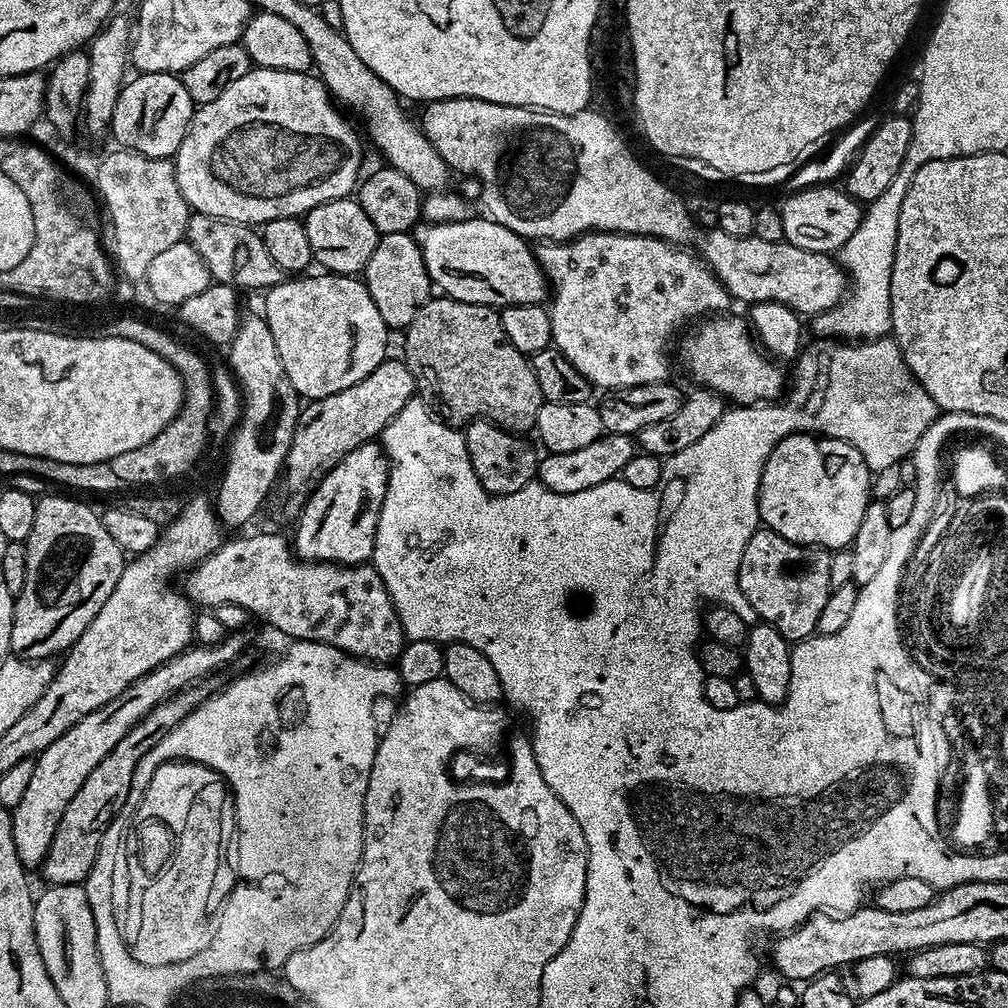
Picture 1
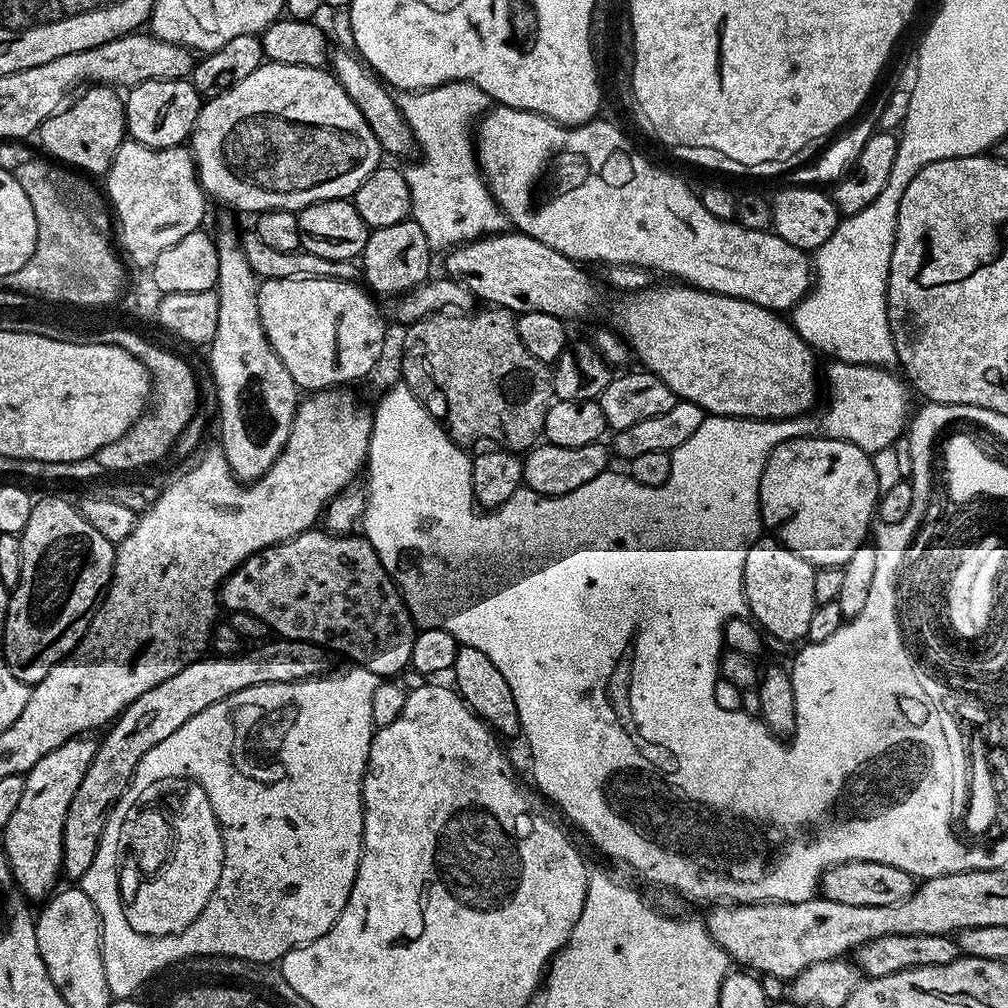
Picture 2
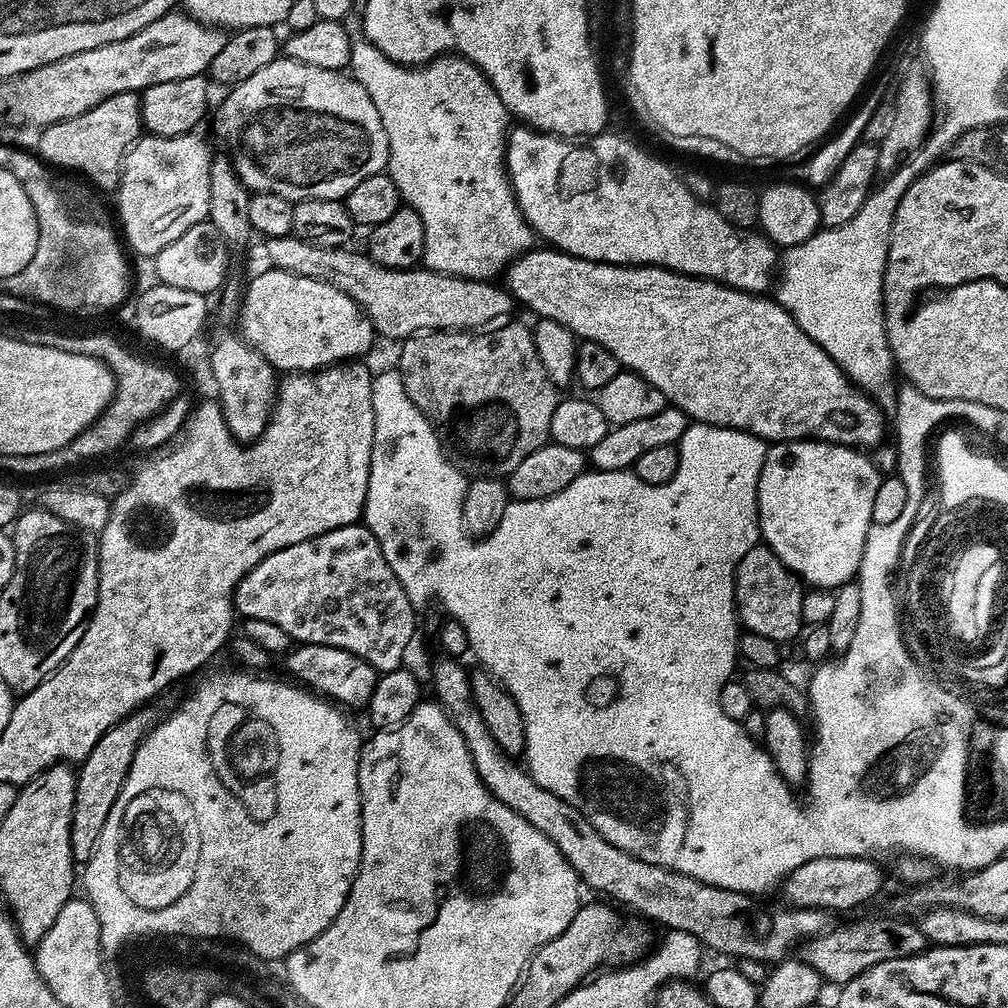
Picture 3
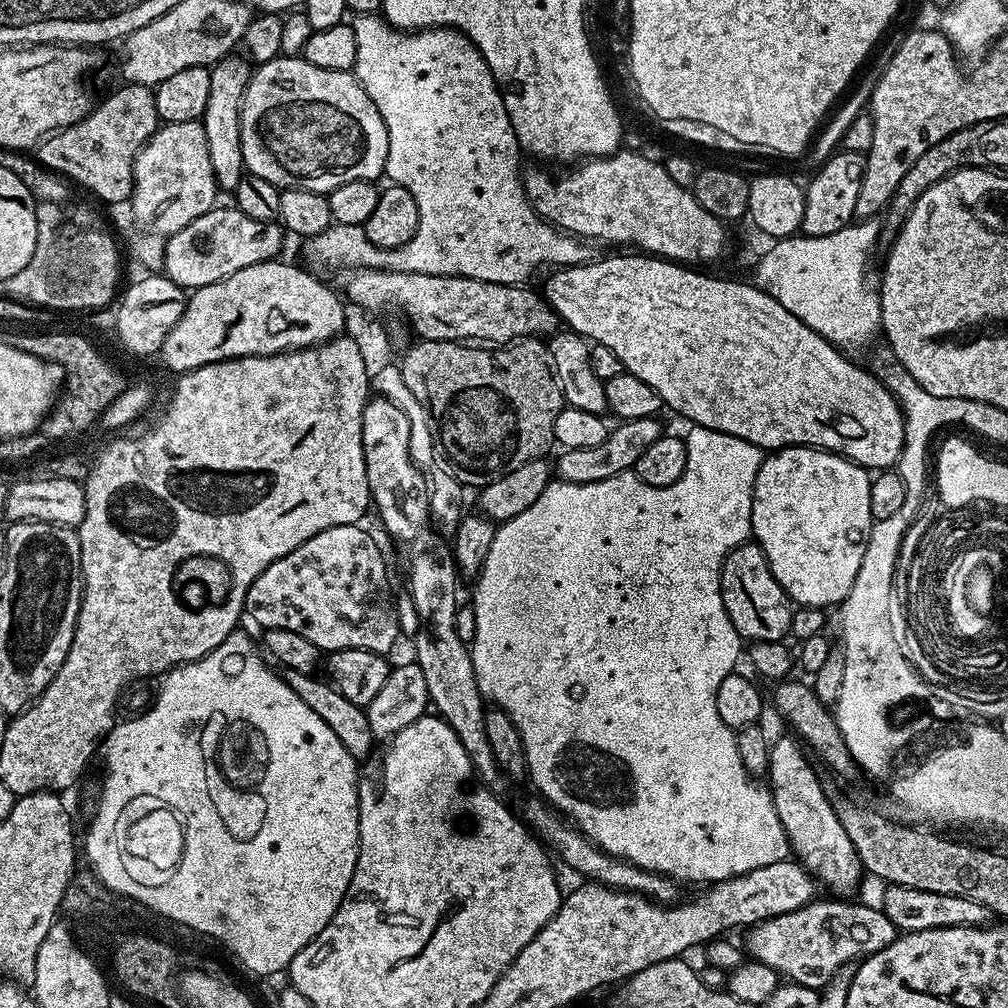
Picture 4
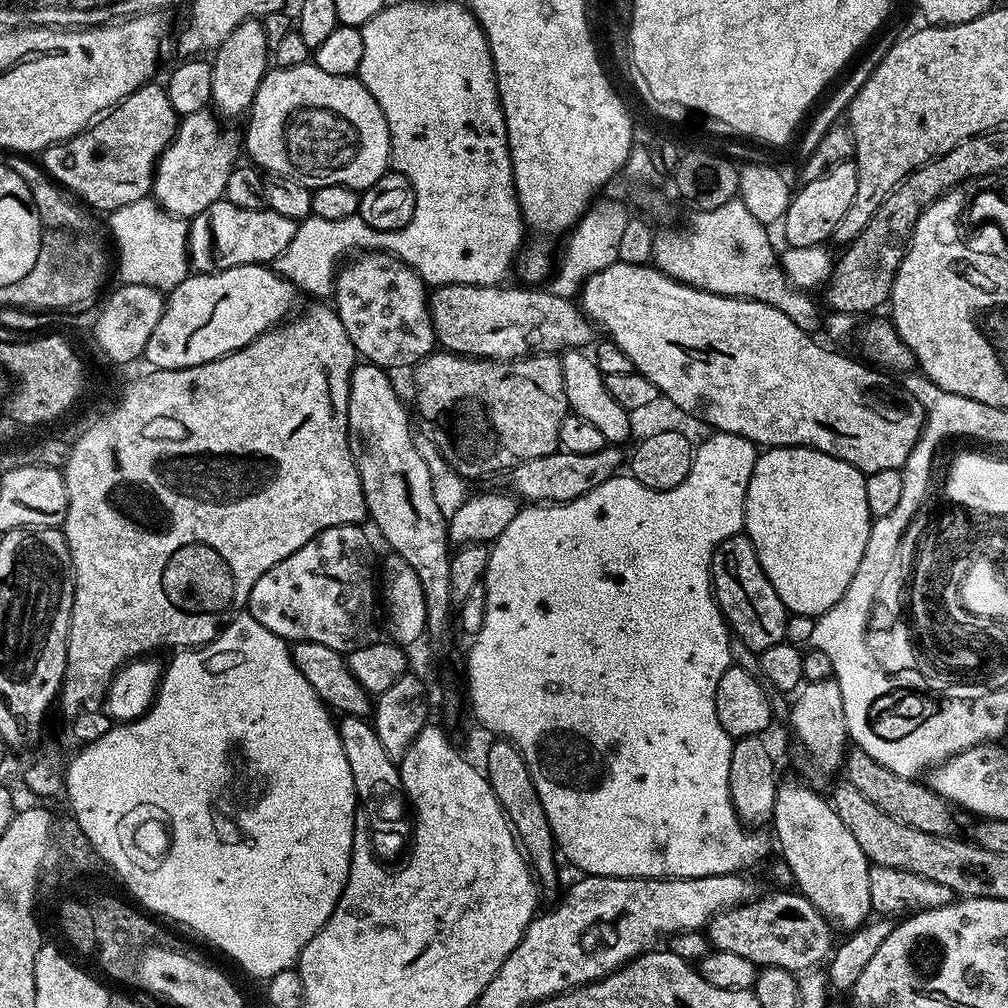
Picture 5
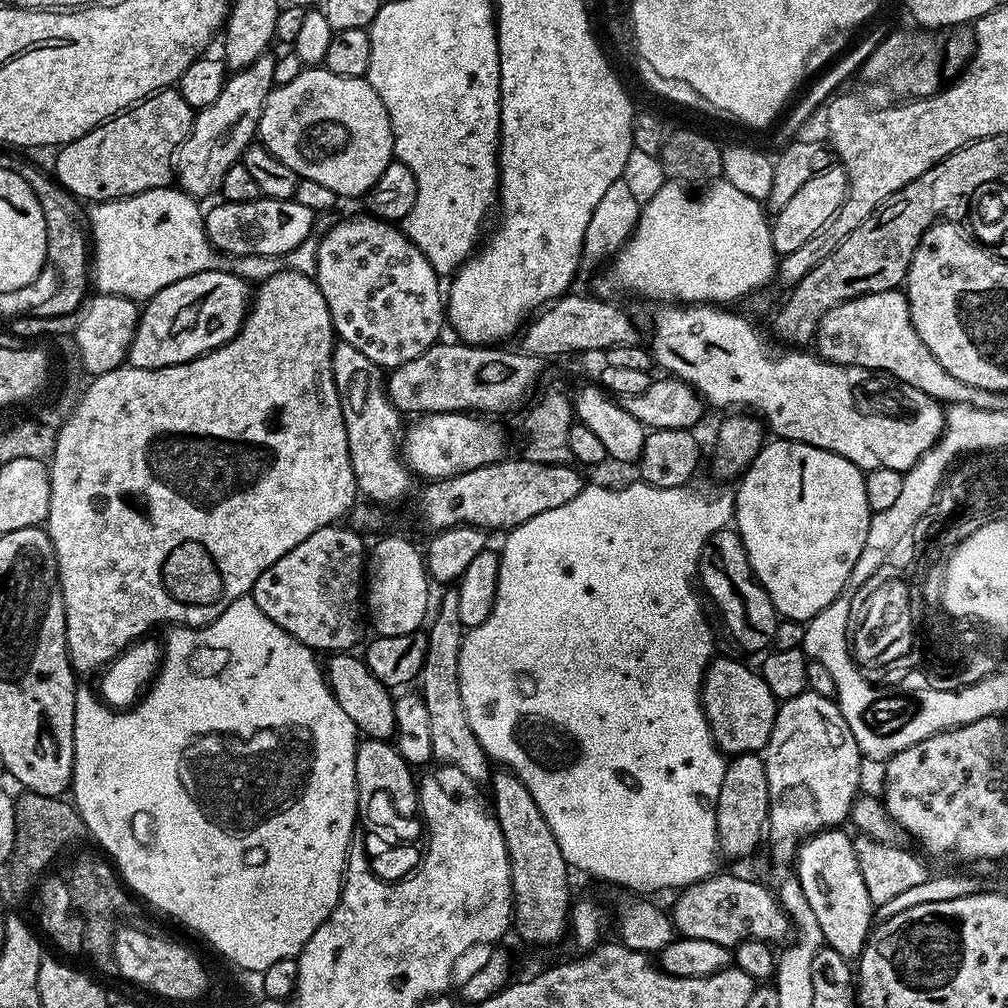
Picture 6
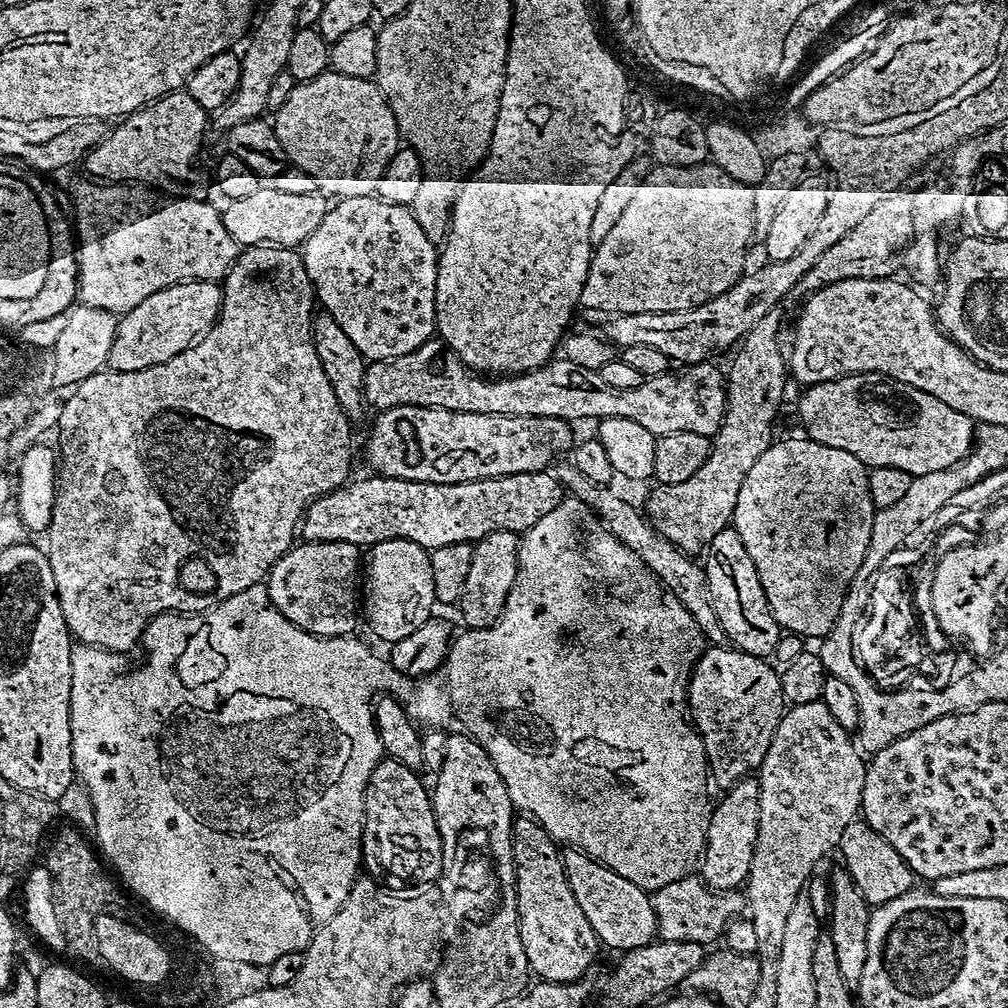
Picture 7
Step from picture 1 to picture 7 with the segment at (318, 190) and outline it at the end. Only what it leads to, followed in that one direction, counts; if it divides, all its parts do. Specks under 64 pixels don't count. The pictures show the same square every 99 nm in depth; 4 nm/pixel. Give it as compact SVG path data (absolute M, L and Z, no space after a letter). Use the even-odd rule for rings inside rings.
M331 70L313 80L297 83L296 88L290 90L290 98L286 98L286 102L275 109L274 116L278 142L282 142L282 150L286 150L289 165L310 174L325 193L336 198L373 195L387 163L402 144L400 128L388 100L375 83Z

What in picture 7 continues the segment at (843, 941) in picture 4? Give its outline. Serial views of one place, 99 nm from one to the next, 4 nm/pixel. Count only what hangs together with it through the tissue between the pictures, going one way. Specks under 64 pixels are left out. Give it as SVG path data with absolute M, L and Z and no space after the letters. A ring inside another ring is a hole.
M696 874L666 882L666 886L651 893L651 898L656 919L656 935L659 939L670 942L689 940L705 946L711 945L711 940L719 941L724 935L724 927L731 920L737 919L742 912L742 896L739 891L714 892Z

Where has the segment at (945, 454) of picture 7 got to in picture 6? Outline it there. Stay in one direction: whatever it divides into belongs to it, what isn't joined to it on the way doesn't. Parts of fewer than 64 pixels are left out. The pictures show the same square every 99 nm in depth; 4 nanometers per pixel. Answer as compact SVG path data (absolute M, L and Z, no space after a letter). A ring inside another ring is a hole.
M660 306L657 308L660 309L652 316L652 344L650 343L650 351L653 361L659 367L661 364L665 368L663 371L667 375L675 376L676 379L689 384L711 407L713 404L716 408L728 408L724 410L747 410L749 413L755 414L763 421L767 431L773 437L782 440L793 440L799 444L809 444L815 448L833 452L850 462L854 462L854 466L858 466L861 470L889 468L890 470L898 470L905 473L916 465L918 458L922 454L926 454L926 450L930 450L938 443L940 436L944 433L946 412L940 401L922 394L922 390L914 390L914 386L906 386L901 380L894 380L887 375L877 374L870 368L830 364L821 359L819 355L813 354L811 351L808 353L808 350L784 350L788 352L784 352L780 356L779 350L746 317L739 316L736 312L728 312L732 310L725 310L720 306Z

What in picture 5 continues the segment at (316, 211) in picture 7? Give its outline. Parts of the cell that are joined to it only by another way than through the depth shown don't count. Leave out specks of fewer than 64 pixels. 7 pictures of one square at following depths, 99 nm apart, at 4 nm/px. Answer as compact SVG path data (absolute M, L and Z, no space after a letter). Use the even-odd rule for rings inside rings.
M218 199L188 224L188 258L196 272L221 272L234 266L247 264L271 265L273 260L290 246L296 233L297 221L270 210L267 206L258 210L242 210L234 202Z

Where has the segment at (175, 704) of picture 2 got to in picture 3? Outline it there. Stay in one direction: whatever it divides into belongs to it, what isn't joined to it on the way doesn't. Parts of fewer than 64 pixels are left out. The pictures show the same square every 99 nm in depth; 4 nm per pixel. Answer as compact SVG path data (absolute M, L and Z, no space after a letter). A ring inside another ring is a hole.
M297 643L289 647L283 660L284 668L293 676L289 676L293 681L345 709L363 709L374 694L374 686L378 679L376 668L370 666L366 658L358 658L358 654L345 648L325 644ZM152 706L137 708L127 718L119 720L110 730L106 730L102 738L98 738L94 750L90 750L90 754L79 765L70 826L70 850L72 859L77 865L87 864L94 854L94 846L102 834L102 826L106 826L106 820L114 816L118 794L126 782L126 774L136 753L136 747L157 723L158 715L156 716Z

